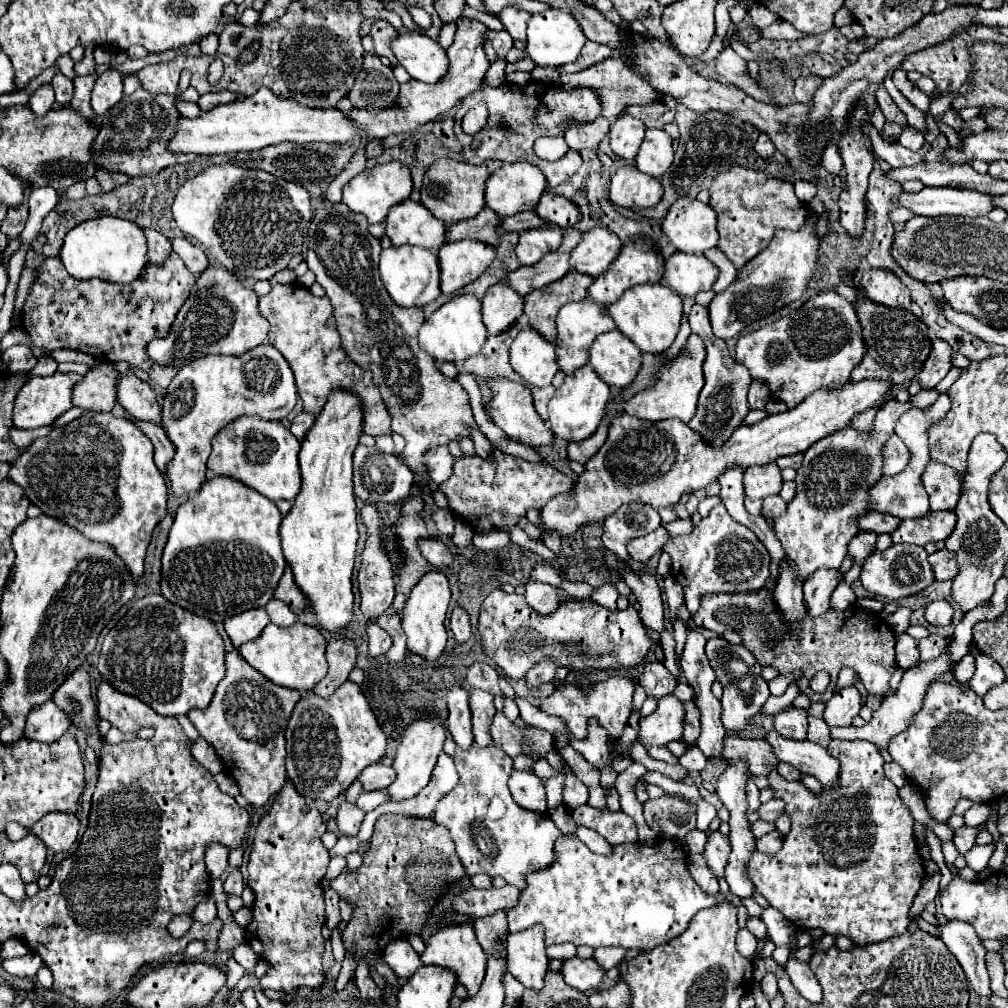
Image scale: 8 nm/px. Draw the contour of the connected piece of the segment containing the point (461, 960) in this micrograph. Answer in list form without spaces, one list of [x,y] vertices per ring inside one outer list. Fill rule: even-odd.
[[[463,923],[457,927],[445,927],[437,935],[433,935],[427,941],[425,953],[421,955],[421,961],[425,965],[439,965],[443,969],[451,969],[457,977],[457,983],[467,989],[467,997],[473,997],[479,991],[479,985],[483,981],[483,949],[473,933],[473,927]]]

